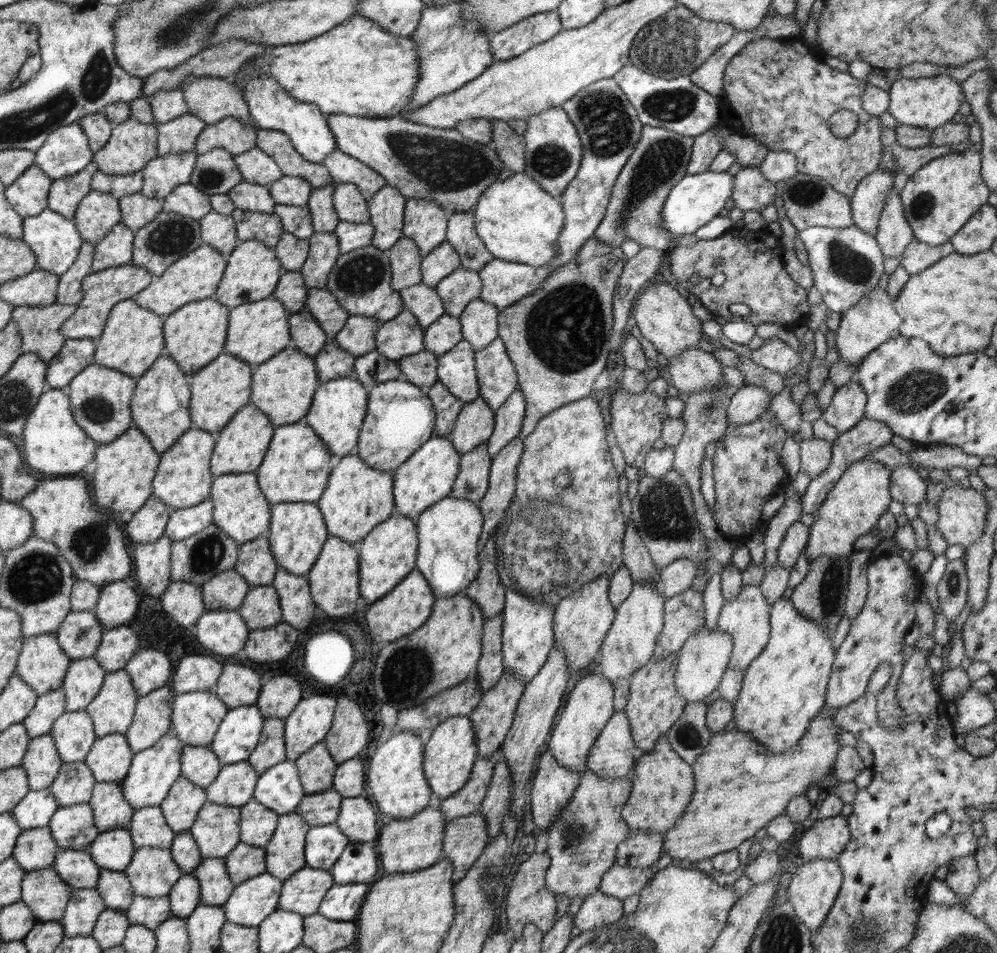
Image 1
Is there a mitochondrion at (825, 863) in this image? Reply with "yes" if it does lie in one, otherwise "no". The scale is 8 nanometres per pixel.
no

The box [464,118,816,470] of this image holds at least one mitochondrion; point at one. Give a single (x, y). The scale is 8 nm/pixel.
(565, 329)

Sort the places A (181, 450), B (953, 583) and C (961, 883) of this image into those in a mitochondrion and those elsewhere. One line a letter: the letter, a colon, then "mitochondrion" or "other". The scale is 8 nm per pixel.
A: other
B: mitochondrion
C: other

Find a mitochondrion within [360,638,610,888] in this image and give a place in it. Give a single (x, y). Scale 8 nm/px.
(414, 664)

